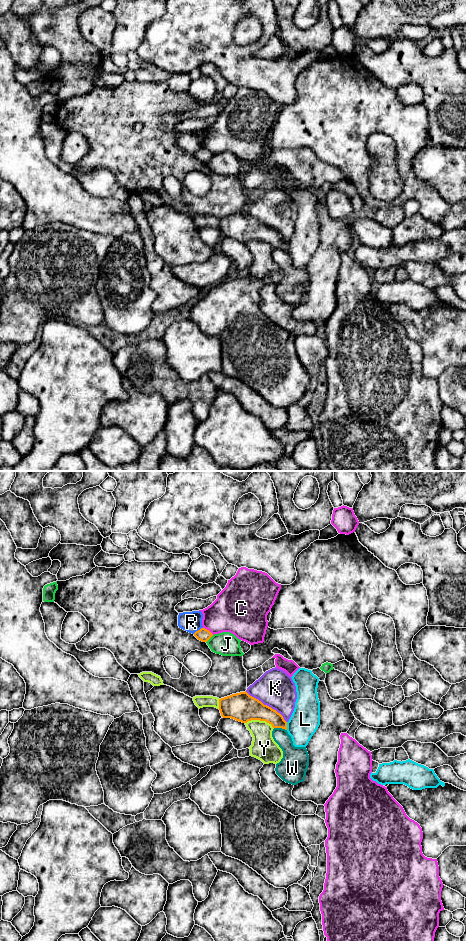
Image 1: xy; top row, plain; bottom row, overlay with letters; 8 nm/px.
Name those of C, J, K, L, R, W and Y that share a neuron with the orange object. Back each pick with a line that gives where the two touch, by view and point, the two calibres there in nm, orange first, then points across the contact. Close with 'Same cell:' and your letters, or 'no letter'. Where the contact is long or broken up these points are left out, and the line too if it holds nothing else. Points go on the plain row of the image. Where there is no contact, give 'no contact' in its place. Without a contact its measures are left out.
Same cell: no letter

